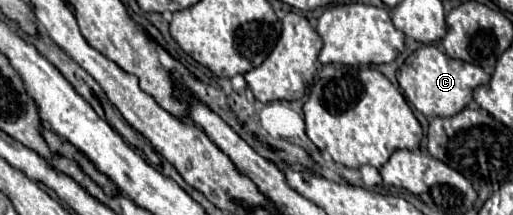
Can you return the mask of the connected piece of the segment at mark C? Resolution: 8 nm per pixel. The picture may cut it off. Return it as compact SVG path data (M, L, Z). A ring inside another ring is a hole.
M423 45L411 53L397 73L399 87L417 111L425 117L451 117L473 99L473 89L489 83L489 75L479 67L459 59L451 59L435 45Z

